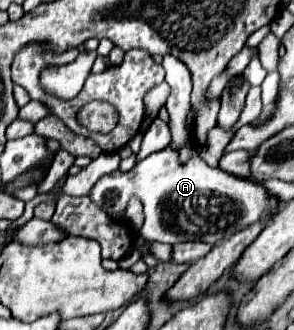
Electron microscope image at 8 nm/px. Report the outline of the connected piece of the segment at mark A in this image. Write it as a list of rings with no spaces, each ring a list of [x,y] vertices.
[[[164,149],[146,157],[128,173],[114,171],[102,177],[90,193],[90,199],[100,209],[120,217],[124,215],[130,197],[138,197],[144,203],[146,221],[142,225],[142,237],[146,241],[168,245],[182,241],[218,245],[228,235],[256,223],[266,211],[278,211],[278,199],[258,183],[234,177],[218,167],[210,167],[200,157],[192,157],[182,165],[174,149]]]

